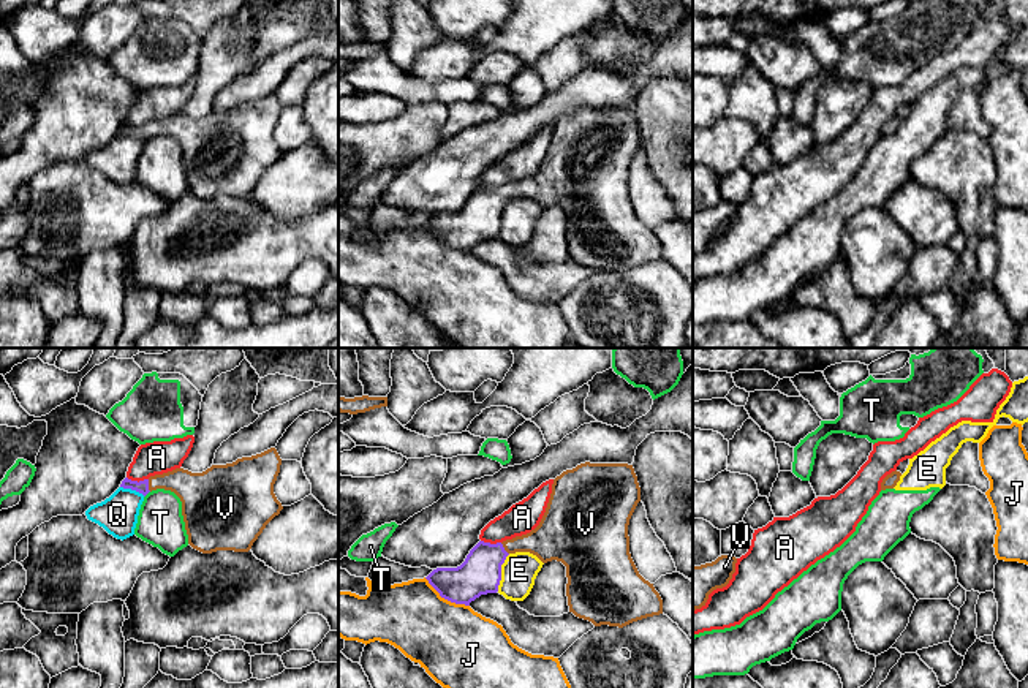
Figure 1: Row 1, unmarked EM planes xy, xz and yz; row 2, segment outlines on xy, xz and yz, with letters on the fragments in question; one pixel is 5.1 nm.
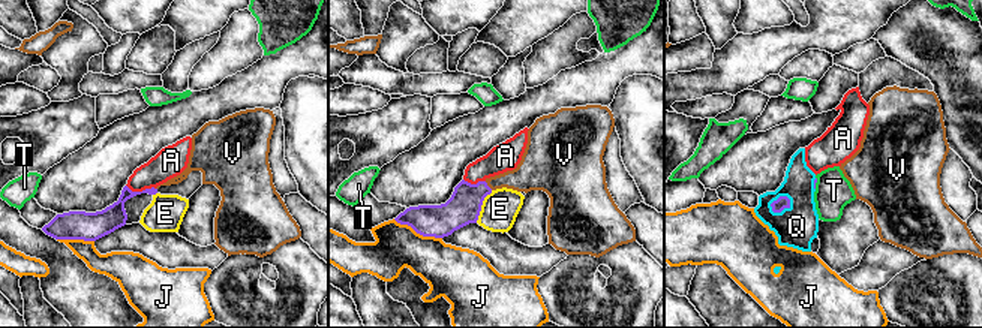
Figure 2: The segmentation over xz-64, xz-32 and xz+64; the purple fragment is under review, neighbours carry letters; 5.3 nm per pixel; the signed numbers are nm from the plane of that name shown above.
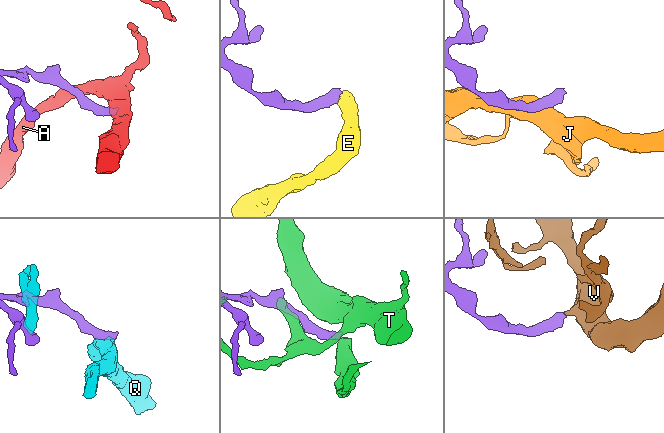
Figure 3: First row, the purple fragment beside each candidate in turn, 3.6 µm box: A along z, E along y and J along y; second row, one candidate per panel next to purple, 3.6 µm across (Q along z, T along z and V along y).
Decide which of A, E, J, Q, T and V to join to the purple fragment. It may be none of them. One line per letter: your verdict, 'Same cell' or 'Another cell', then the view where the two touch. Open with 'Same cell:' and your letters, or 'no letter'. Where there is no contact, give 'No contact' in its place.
Same cell: V
A: Another cell. Touches purple in xy
E: Another cell. Touches purple in xz
J: Another cell. Touches purple in xz
Q: Another cell. Touches purple in xy
T: Another cell. Touches purple in xy
V: Same cell. Touches purple in xy

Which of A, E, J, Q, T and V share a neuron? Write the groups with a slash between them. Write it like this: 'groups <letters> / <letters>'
groups A / E T / J / Q / V

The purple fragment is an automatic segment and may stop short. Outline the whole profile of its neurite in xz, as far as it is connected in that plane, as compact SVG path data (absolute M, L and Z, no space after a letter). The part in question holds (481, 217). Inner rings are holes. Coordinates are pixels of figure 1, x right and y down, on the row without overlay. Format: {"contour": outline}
{"contour": "M580 109L554 125L552 139L539 171L527 180L490 190L479 187L457 214L437 214L425 225L441 244L470 251L481 240L497 239L501 210L509 199L530 198L542 209L557 206L566 212L569 258L595 272L623 274L663 259L663 245L645 226L629 199L628 171L641 147L633 111Z"}

